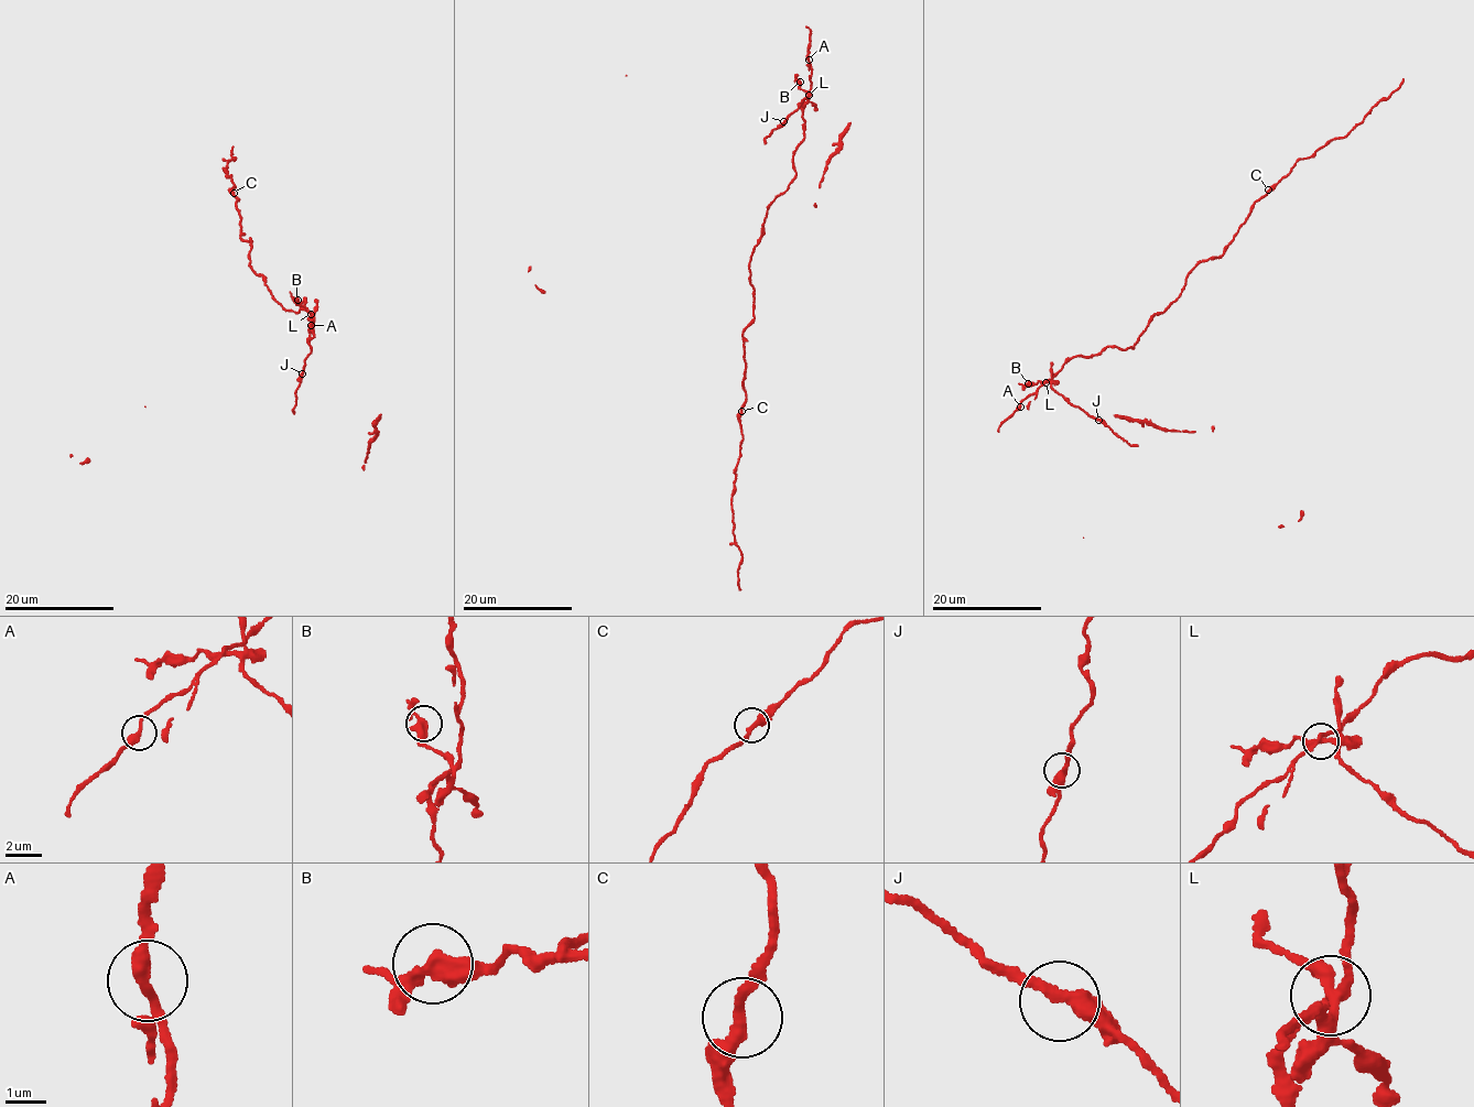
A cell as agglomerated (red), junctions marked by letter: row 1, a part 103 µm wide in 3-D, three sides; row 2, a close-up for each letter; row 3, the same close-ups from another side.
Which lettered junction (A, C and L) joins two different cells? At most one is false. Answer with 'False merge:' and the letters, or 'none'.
False merge: L

